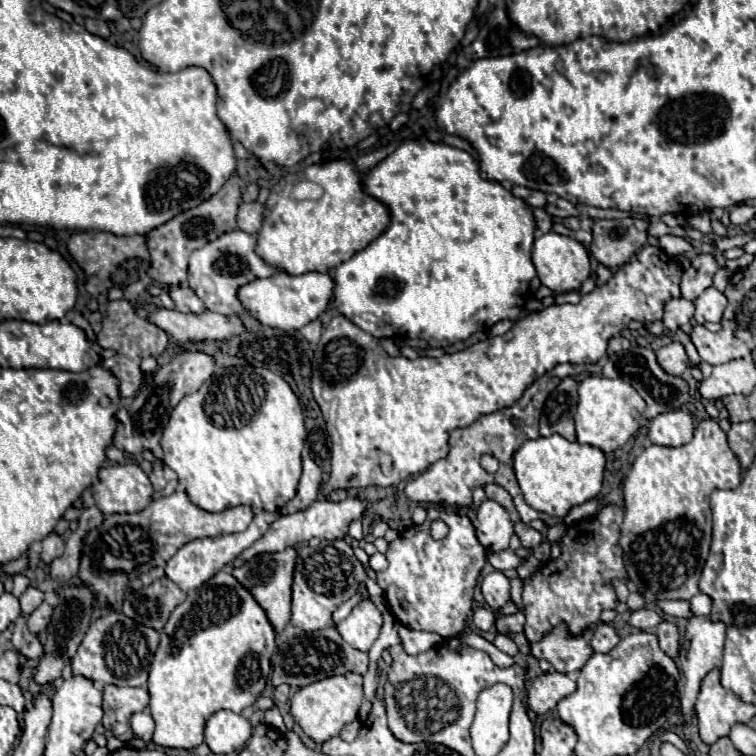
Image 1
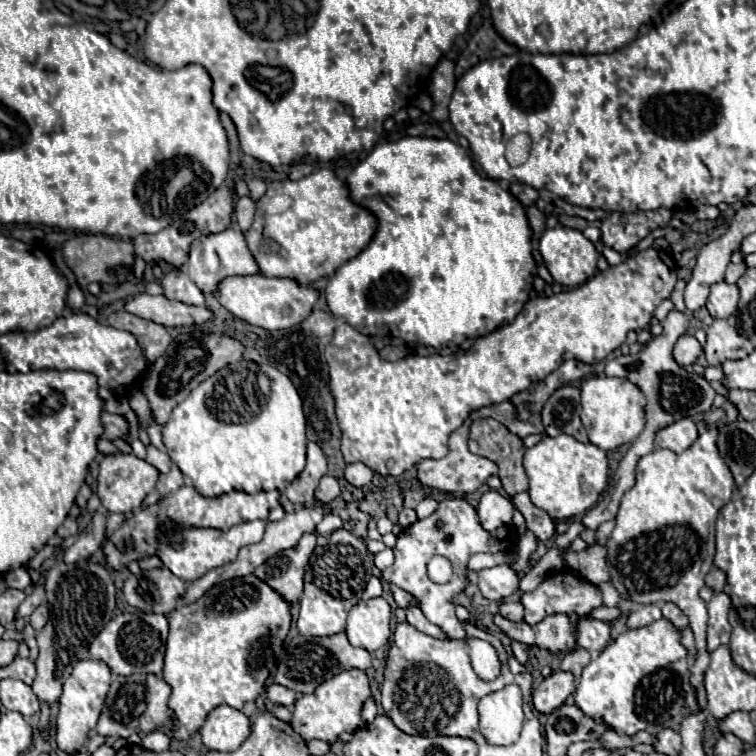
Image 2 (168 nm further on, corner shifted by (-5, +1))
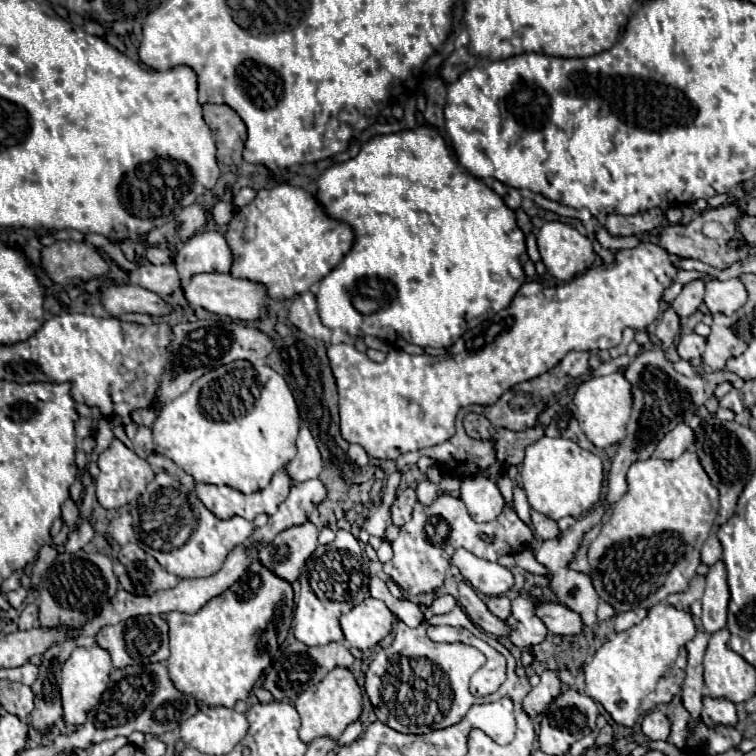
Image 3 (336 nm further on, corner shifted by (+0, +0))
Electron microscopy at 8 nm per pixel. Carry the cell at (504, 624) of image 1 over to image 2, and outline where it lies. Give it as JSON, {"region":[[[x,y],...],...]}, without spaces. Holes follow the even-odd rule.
{"region":[[[502,602],[500,614],[512,622],[522,622],[524,618],[524,606],[520,602]]]}

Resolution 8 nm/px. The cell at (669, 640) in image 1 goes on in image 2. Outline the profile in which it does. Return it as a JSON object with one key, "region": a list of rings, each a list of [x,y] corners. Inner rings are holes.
{"region":[[[672,602],[662,604],[662,614],[680,630],[684,630],[688,626],[688,618],[682,614],[682,610],[678,610],[678,606],[674,606]]]}

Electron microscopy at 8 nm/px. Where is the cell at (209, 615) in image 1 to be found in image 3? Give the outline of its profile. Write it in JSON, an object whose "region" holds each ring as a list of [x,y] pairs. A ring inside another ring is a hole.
{"region":[[[255,559],[253,567],[227,591],[213,597],[205,603],[197,613],[187,615],[179,611],[171,611],[167,617],[169,625],[169,649],[171,655],[167,659],[167,671],[173,685],[193,697],[201,709],[205,707],[235,707],[237,701],[245,701],[255,681],[261,677],[263,669],[271,663],[271,651],[279,647],[279,637],[285,629],[291,627],[293,619],[293,589],[283,579],[277,579],[271,571],[265,571],[261,563]]]}

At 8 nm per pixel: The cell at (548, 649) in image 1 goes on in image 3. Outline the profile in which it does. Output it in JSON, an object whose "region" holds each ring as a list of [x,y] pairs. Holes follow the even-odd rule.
{"region":[[[465,583],[459,585],[459,605],[465,609],[469,619],[475,625],[479,625],[483,631],[487,631],[487,633],[491,633],[495,637],[507,637],[511,633],[509,625],[503,619],[495,617],[487,609],[487,605],[479,599],[479,595],[473,591],[473,587],[469,587]]]}

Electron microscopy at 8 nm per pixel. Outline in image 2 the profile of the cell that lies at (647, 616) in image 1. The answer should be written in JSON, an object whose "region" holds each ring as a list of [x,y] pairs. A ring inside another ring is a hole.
{"region":[[[648,604],[648,606],[636,606],[628,620],[626,620],[626,626],[628,628],[642,628],[642,626],[648,626],[650,622],[654,620],[660,620],[662,618],[662,612],[660,612],[660,606],[656,604]]]}

